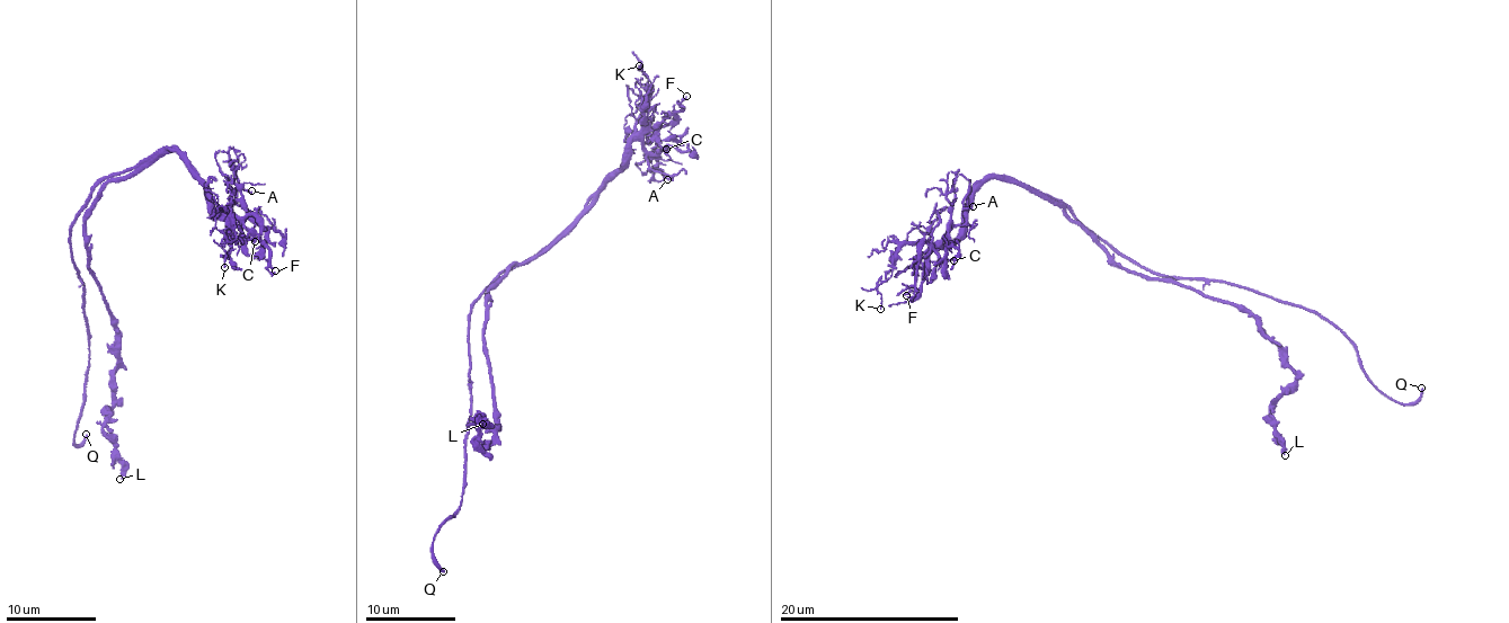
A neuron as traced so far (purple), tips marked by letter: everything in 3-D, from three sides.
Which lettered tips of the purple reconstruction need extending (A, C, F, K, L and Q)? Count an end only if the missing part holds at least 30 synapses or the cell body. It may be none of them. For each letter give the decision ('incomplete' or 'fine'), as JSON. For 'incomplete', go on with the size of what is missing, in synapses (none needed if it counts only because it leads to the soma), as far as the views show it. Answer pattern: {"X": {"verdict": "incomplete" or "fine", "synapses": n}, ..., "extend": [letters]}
{"A": {"verdict": "fine"}, "C": {"verdict": "fine"}, "F": {"verdict": "fine"}, "K": {"verdict": "fine"}, "L": {"verdict": "fine"}, "Q": {"verdict": "incomplete"}, "extend": ["Q"]}

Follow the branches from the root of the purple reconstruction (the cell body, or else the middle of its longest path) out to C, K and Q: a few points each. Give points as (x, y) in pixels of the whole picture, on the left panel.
C: (76, 220), (109, 183), (126, 179), (175, 150), (203, 187), (207, 207), (255, 241)
K: (76, 220), (109, 183), (175, 150), (203, 187), (207, 207), (218, 215), (218, 208), (229, 211), (224, 267)
Q: (76, 220), (70, 230), (72, 250), (83, 287), (90, 345), (83, 411), (74, 434), (77, 445), (86, 434)

